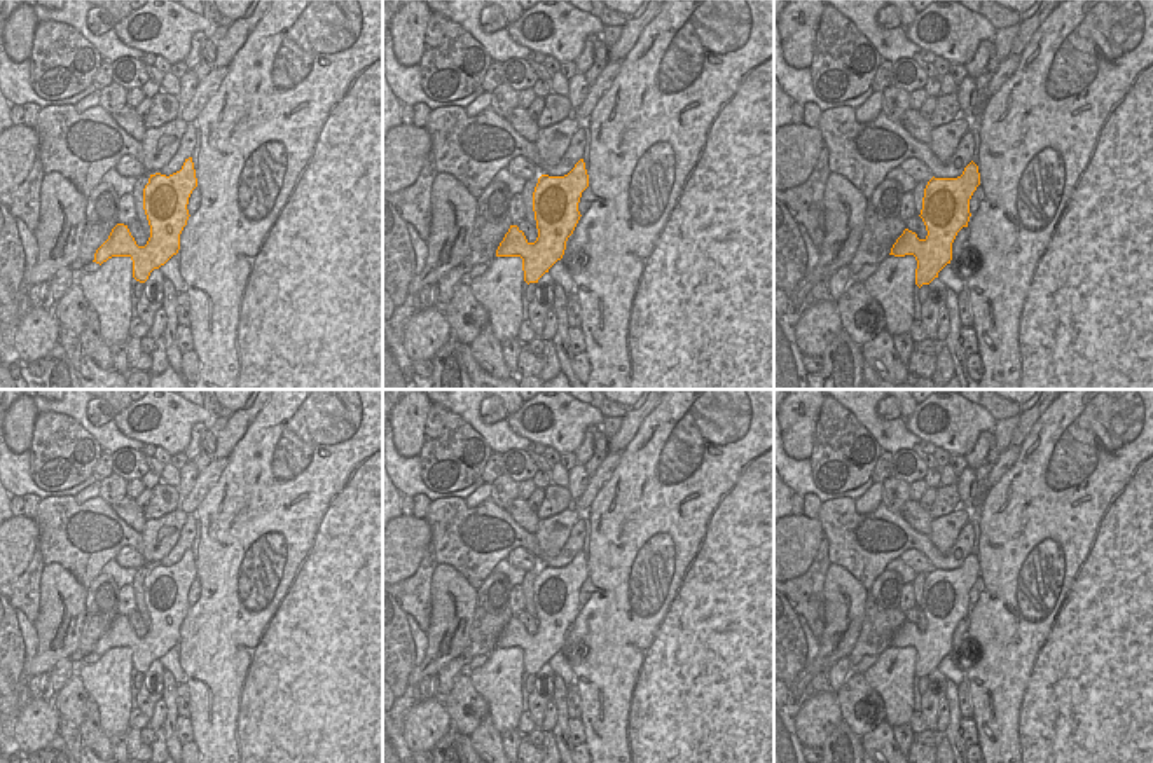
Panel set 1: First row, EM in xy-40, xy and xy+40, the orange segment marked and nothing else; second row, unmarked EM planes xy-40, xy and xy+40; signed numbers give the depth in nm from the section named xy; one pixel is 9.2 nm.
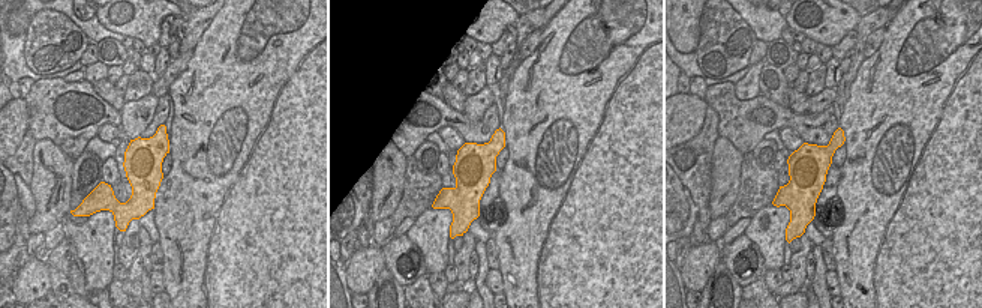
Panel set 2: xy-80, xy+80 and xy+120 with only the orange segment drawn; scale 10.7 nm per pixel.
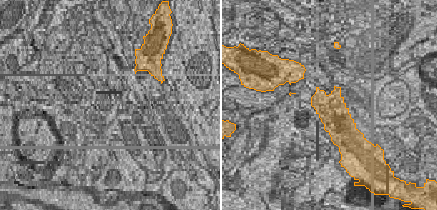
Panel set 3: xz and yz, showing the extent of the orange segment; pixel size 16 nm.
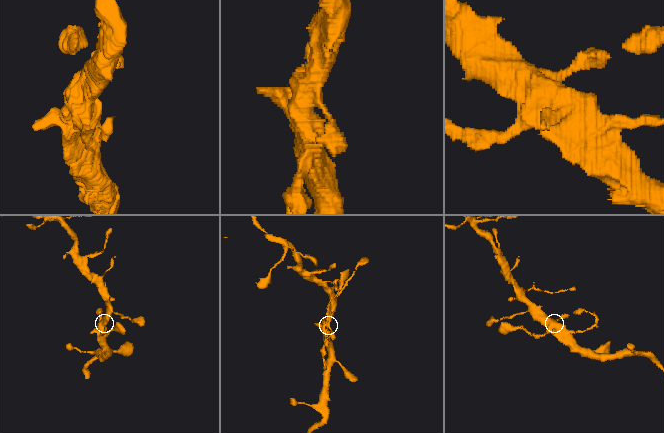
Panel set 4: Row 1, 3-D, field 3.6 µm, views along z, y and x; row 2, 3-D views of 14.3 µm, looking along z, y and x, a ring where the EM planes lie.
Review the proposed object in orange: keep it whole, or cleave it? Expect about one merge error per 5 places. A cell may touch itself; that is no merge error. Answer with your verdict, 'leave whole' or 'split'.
leave whole

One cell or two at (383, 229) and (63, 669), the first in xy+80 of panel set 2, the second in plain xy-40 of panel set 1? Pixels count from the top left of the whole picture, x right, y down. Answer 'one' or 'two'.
one

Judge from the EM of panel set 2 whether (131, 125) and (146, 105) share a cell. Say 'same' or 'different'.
same

